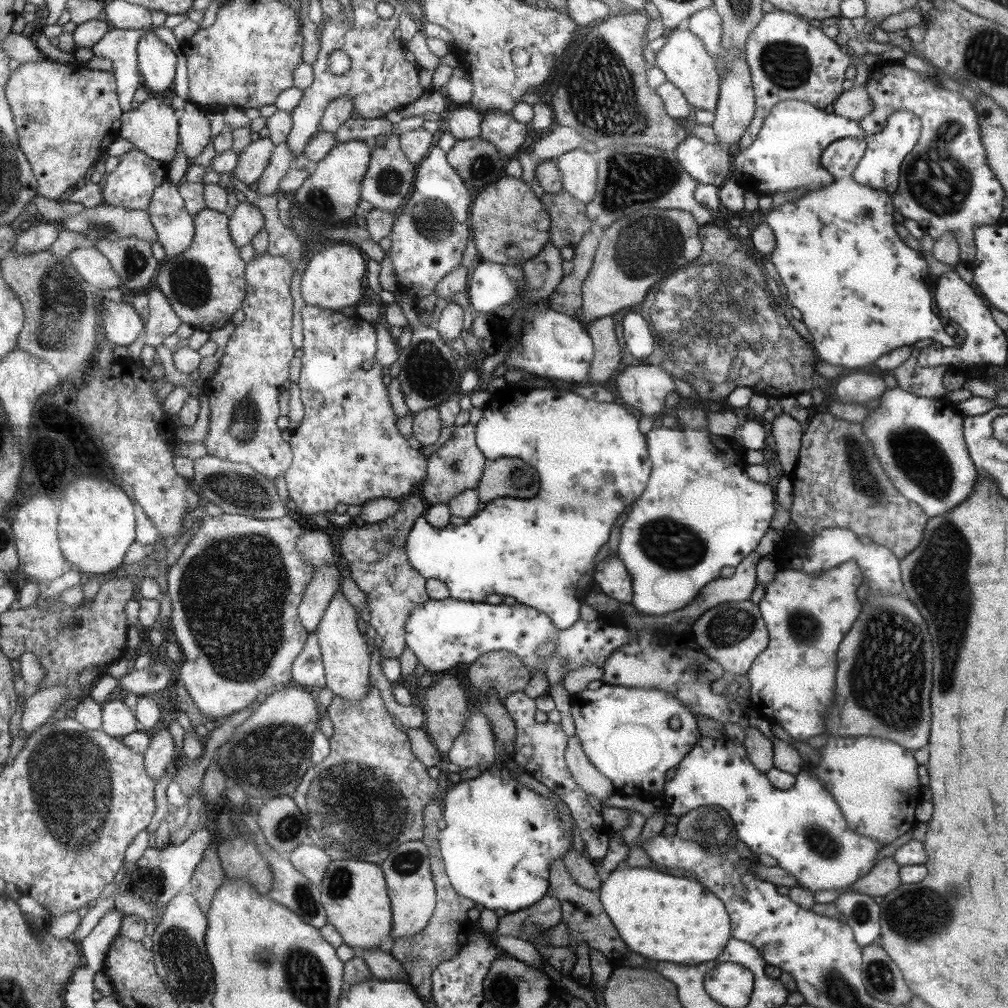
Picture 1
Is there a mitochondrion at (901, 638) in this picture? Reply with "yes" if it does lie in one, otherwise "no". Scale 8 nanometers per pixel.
yes

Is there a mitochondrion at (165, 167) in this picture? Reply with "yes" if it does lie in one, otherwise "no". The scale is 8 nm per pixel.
no

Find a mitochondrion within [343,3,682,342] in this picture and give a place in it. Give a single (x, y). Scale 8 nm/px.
(602, 94)

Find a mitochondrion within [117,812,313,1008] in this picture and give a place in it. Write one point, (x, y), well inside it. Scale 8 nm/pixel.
(186, 968)

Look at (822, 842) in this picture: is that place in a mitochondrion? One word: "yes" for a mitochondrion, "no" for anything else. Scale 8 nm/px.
yes

